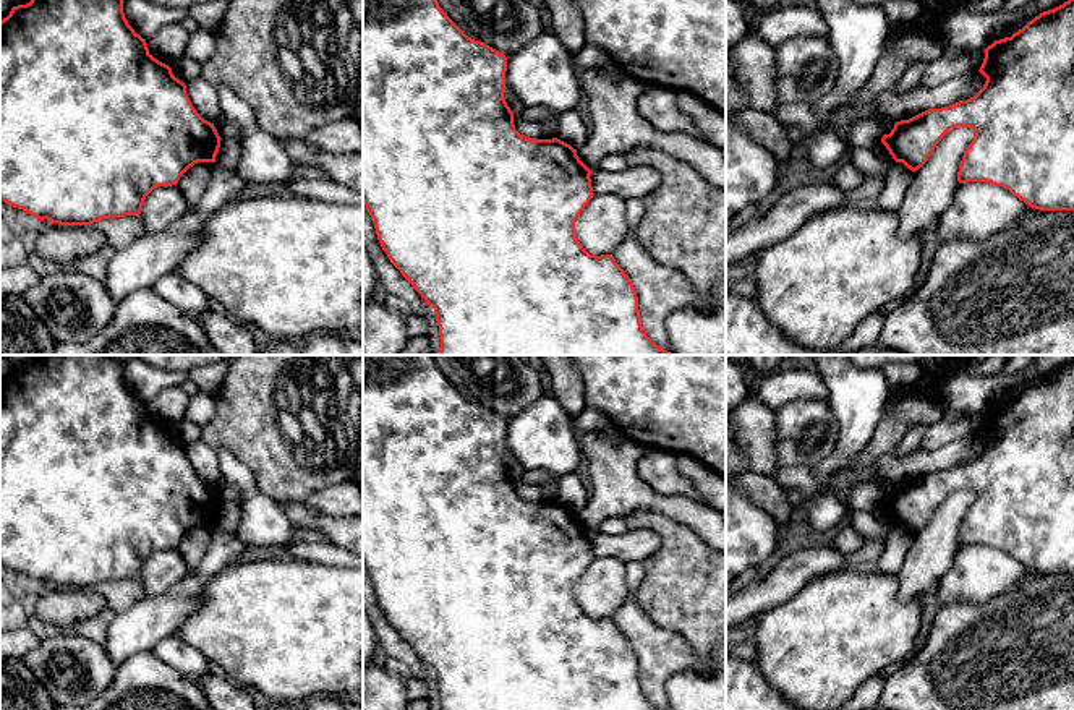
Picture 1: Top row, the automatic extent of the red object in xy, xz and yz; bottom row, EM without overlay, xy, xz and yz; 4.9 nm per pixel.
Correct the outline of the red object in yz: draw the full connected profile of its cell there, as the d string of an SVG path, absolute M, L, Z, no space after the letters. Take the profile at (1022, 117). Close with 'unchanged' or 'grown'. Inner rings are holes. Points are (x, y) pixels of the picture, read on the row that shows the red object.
M1074 0L1040 13L1011 37L995 41L983 52L978 71L987 81L974 97L896 122L891 133L883 135L881 143L896 162L915 172L949 130L970 126L975 136L962 156L959 183L987 182L1009 190L1030 207L1074 211Z; unchanged

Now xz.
M363 0L363 204L390 263L434 308L441 347L437 355L674 355L645 332L635 287L612 254L590 254L578 242L575 222L595 196L591 170L577 149L552 139L520 135L504 99L507 57L468 37L439 6L437 0Z; unchanged

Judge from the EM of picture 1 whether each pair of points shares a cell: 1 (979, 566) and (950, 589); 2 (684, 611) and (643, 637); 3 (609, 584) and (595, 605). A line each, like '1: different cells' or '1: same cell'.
1: same cell
2: different cells
3: same cell

